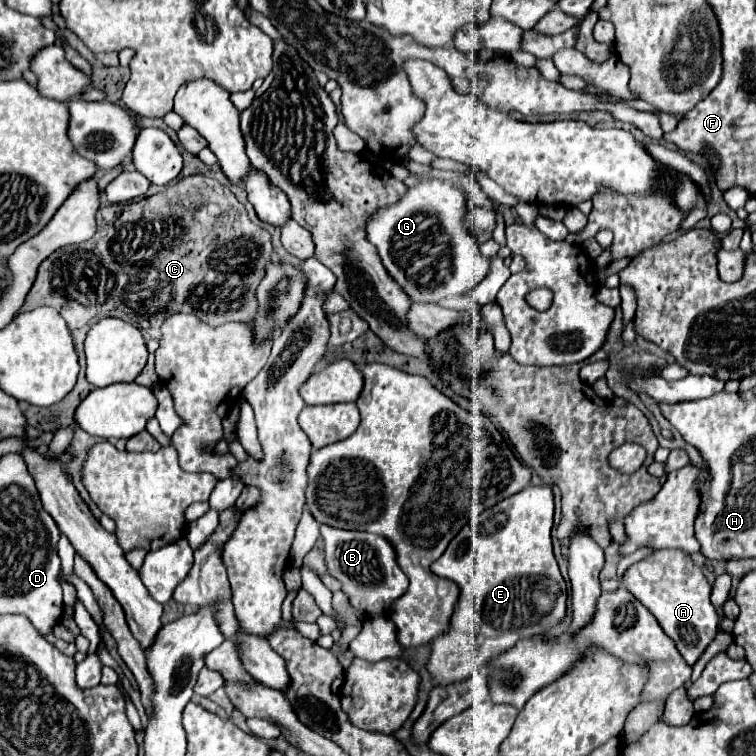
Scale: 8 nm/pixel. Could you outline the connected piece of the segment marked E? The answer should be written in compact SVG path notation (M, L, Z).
M527 486L521 492L505 498L493 508L483 510L477 518L469 520L461 532L451 540L441 558L431 564L431 572L453 580L461 594L451 616L451 628L433 640L429 658L429 672L439 684L451 684L469 676L471 662L485 666L495 654L513 648L517 640L533 638L557 626L565 618L567 588L559 572L551 546L553 526L553 492L549 486Z

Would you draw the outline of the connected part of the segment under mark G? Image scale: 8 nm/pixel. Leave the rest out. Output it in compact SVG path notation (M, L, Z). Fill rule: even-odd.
M431 178L415 184L397 204L373 212L365 224L365 230L367 240L377 248L385 270L413 302L437 304L439 300L467 294L489 274L489 258L479 252L477 240L465 228L465 196L449 180Z

